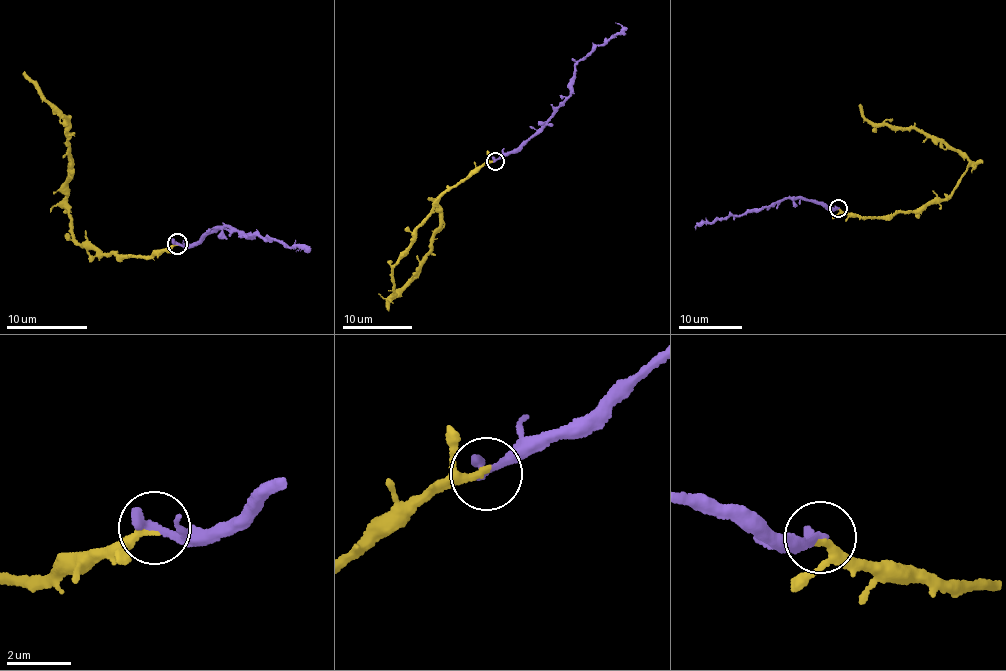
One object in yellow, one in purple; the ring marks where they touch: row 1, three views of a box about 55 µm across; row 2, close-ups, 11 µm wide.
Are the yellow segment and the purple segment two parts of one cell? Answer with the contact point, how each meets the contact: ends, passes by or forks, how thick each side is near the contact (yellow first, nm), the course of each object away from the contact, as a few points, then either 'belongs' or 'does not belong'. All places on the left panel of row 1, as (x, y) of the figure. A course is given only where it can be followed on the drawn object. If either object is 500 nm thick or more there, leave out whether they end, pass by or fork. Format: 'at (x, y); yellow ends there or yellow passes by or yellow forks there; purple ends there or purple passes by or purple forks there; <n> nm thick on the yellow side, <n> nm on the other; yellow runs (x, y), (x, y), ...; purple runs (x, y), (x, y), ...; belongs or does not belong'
at (177, 243); yellow passes by; purple ends there; 170 nm thick on the yellow side, 360 nm on the other; yellow runs (178, 244), (120, 259), (85, 248), (75, 239), (64, 190), (70, 164), (68, 121), (23, 71); purple runs (178, 244), (200, 243), (206, 235), (226, 225), (250, 238), (246, 234), (305, 249), (295, 252); belongs

